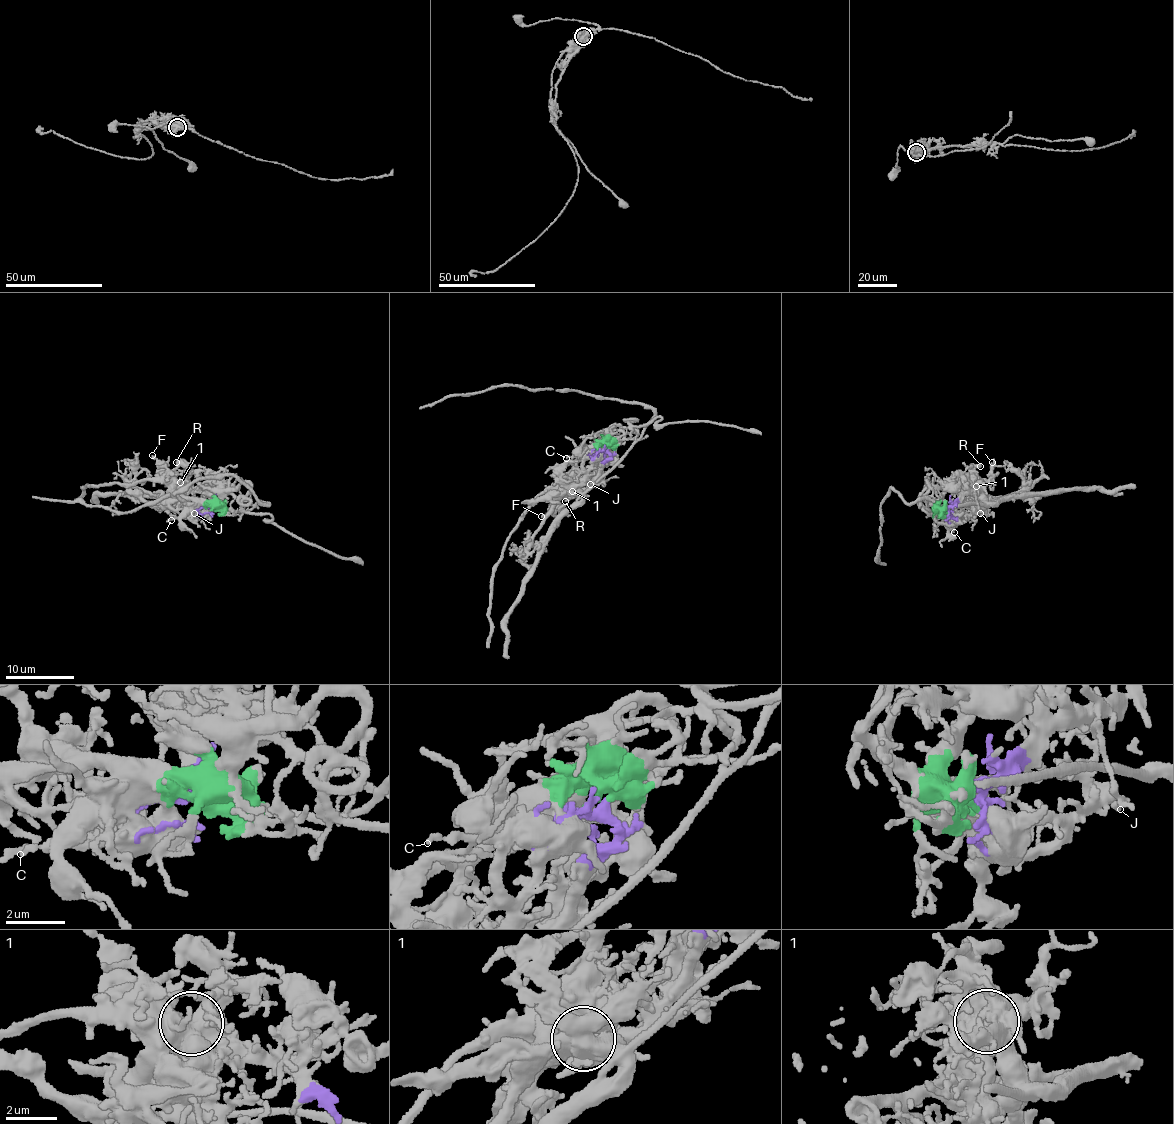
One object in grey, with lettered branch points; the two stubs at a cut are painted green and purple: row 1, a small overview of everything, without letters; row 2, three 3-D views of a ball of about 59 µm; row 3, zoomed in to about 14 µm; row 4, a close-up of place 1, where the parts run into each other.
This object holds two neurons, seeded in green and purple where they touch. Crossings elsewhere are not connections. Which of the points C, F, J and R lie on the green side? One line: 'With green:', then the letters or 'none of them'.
With green: none of them

